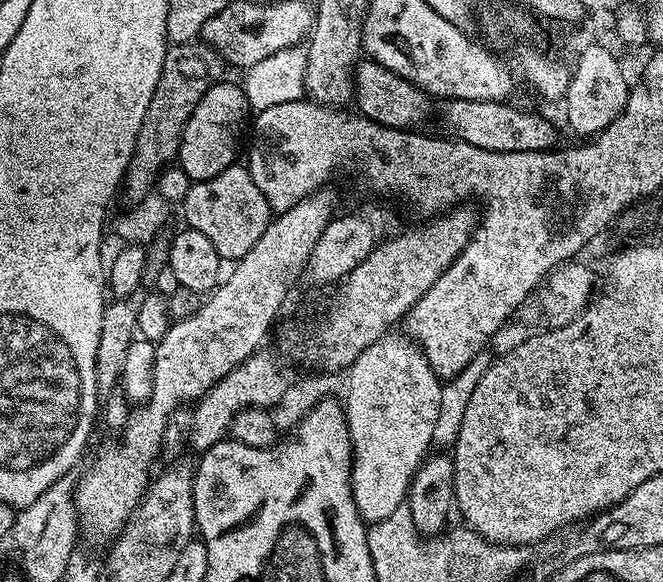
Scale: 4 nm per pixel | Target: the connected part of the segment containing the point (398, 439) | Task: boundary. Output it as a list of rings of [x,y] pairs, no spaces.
[[[398,332],[368,346],[346,376],[344,405],[352,444],[352,497],[360,516],[373,524],[405,503],[409,482],[427,457],[436,432],[443,385],[420,345]]]

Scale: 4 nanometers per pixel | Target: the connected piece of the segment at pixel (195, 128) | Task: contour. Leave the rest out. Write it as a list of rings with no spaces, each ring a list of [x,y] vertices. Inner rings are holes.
[[[217,81],[202,96],[183,130],[177,159],[179,168],[187,175],[189,181],[208,181],[217,177],[222,170],[233,167],[242,134],[244,132],[245,135],[247,131],[252,112],[249,100],[239,83],[226,81]]]

